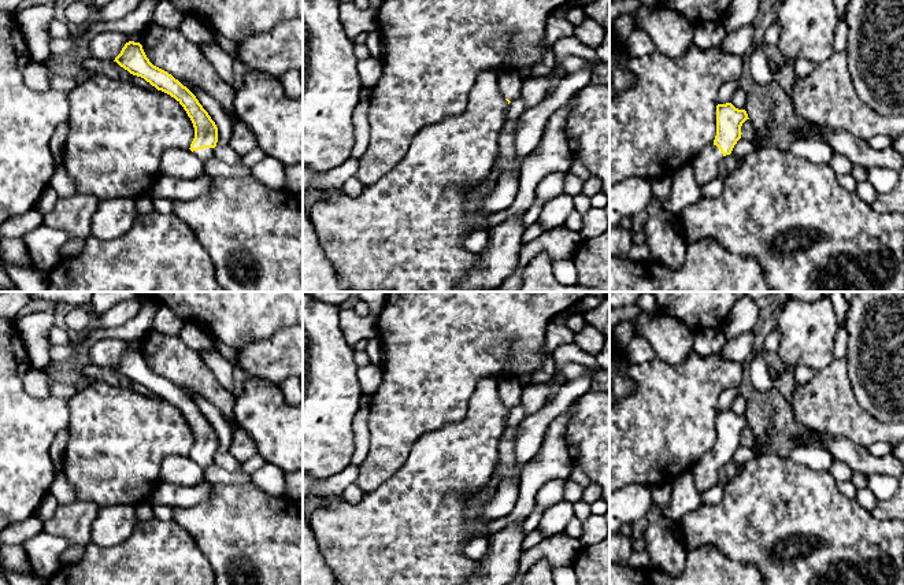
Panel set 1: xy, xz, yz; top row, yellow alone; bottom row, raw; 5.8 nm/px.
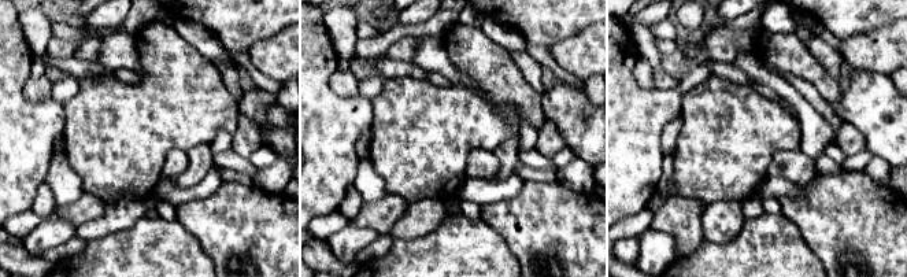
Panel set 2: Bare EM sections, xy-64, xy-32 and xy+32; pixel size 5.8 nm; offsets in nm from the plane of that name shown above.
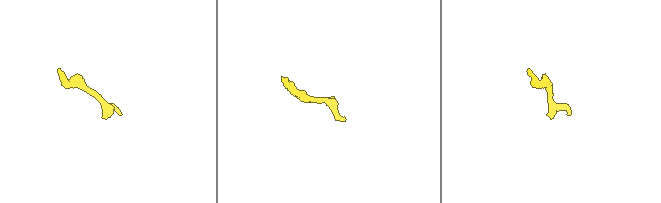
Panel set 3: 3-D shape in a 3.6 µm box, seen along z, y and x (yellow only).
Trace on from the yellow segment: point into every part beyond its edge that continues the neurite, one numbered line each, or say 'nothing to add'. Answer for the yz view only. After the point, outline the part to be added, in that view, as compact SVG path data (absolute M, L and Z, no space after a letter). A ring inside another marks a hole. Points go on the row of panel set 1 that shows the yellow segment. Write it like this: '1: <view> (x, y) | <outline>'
1: yz (704, 165) | M708 145L690 162L700 186L718 177L718 163L722 158L723 153L716 145Z

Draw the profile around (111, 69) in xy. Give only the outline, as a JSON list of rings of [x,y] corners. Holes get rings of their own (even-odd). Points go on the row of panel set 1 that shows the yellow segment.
[[[96,58],[84,59],[81,64],[82,71],[90,71],[92,75],[103,74],[114,79],[123,79],[130,82],[133,74],[121,67],[114,60],[100,60]]]

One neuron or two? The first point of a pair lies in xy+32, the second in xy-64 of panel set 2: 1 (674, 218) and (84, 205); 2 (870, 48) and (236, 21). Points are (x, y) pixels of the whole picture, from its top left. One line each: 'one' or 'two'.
1: one
2: two

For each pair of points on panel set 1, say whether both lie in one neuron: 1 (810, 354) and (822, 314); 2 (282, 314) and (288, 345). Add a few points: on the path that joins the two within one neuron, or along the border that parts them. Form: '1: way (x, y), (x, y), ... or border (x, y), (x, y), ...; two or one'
1: way (810, 344), (810, 336), (815, 330), (815, 324); one
2: border (288, 326), (256, 341); two

